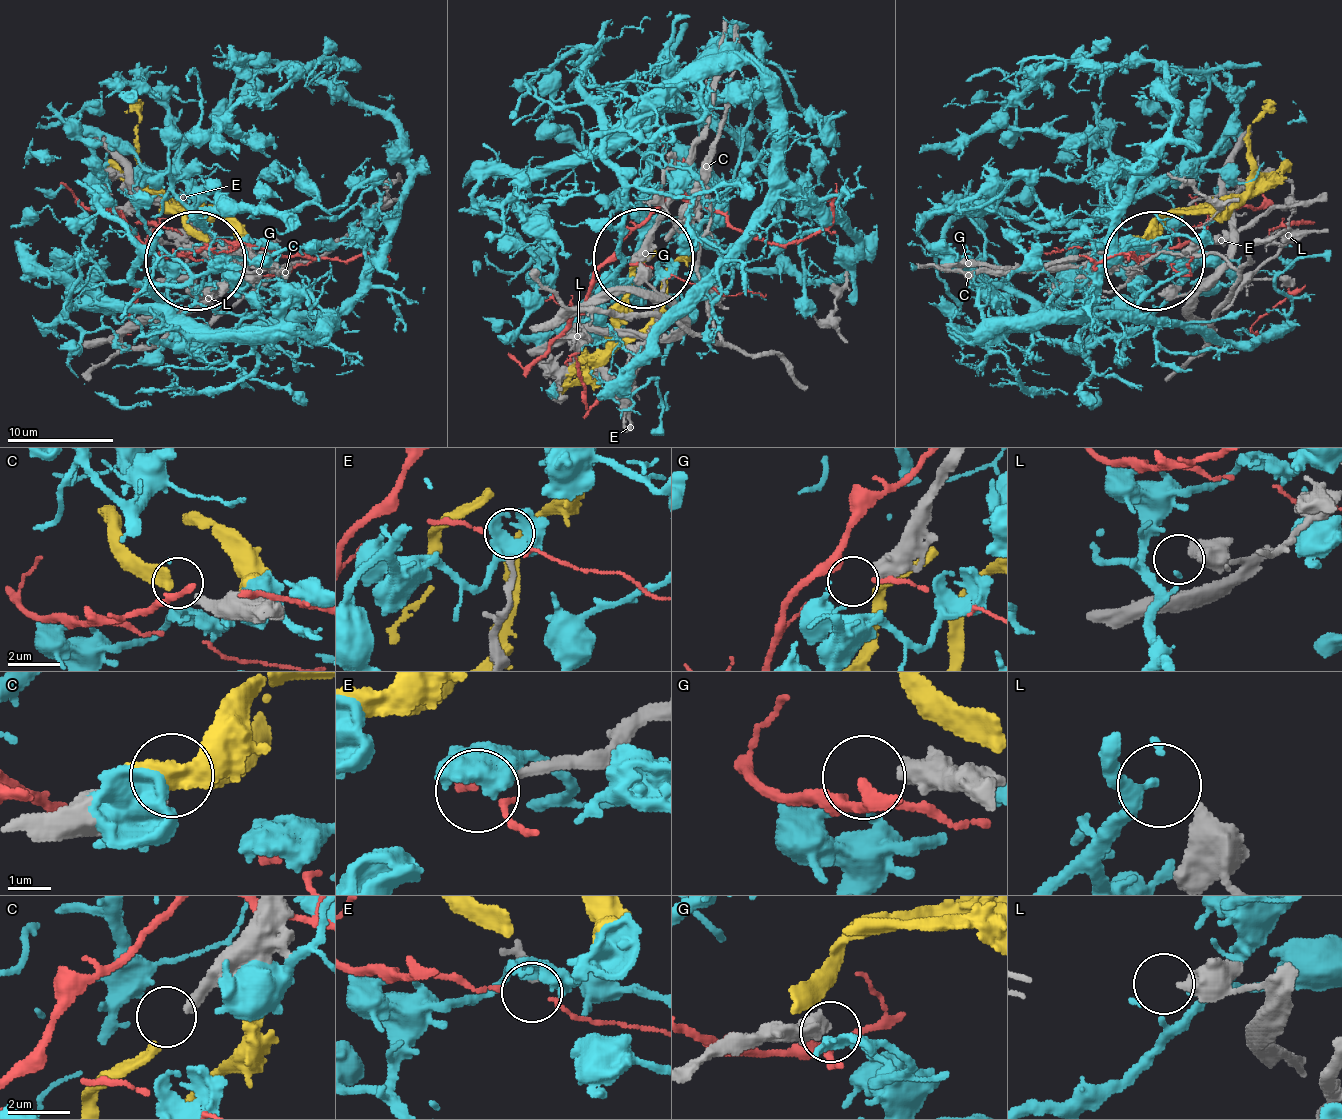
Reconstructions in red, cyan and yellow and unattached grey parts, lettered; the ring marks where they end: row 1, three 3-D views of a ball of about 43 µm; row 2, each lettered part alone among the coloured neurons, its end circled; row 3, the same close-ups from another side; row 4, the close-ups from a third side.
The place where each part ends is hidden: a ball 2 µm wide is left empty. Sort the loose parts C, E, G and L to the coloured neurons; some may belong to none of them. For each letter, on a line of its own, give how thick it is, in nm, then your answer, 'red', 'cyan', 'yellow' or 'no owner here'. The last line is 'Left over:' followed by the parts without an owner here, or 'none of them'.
C: 340 nm | yellow
E: 220 nm | no owner here
G: 650 nm | no owner here
L: 550 nm | no owner here
Left over: E, G, L

